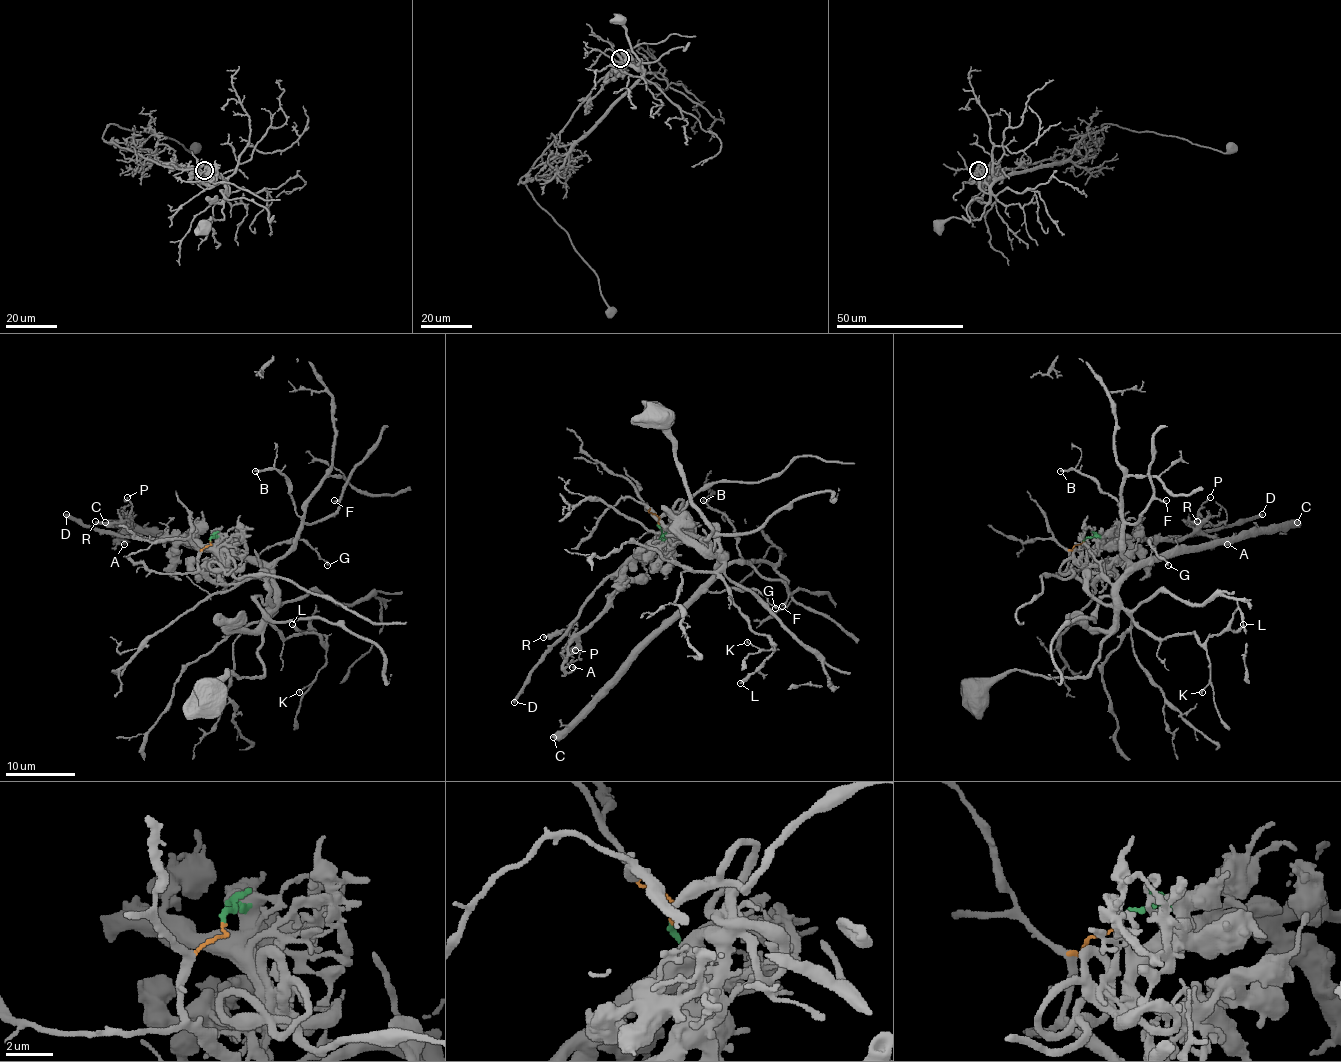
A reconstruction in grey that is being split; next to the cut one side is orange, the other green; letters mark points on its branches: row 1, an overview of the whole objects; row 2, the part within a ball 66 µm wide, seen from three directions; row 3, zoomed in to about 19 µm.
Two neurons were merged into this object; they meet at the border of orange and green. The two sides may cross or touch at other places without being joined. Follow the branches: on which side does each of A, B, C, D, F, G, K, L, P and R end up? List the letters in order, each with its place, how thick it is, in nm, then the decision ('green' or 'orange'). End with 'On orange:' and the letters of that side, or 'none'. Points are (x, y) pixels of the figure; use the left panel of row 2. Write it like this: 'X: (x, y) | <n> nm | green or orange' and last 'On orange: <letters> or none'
A: (124, 544) | 220 nm | green
B: (255, 471) | 160 nm | orange
C: (105, 522) | 700 nm | orange
D: (66, 514) | 400 nm | green
F: (334, 500) | 190 nm | orange
G: (327, 565) | 180 nm | orange
K: (299, 692) | 140 nm | orange
L: (292, 624) | 240 nm | orange
P: (127, 497) | 140 nm | green
R: (95, 521) | 240 nm | green
On orange: B, C, F, G, K, L

